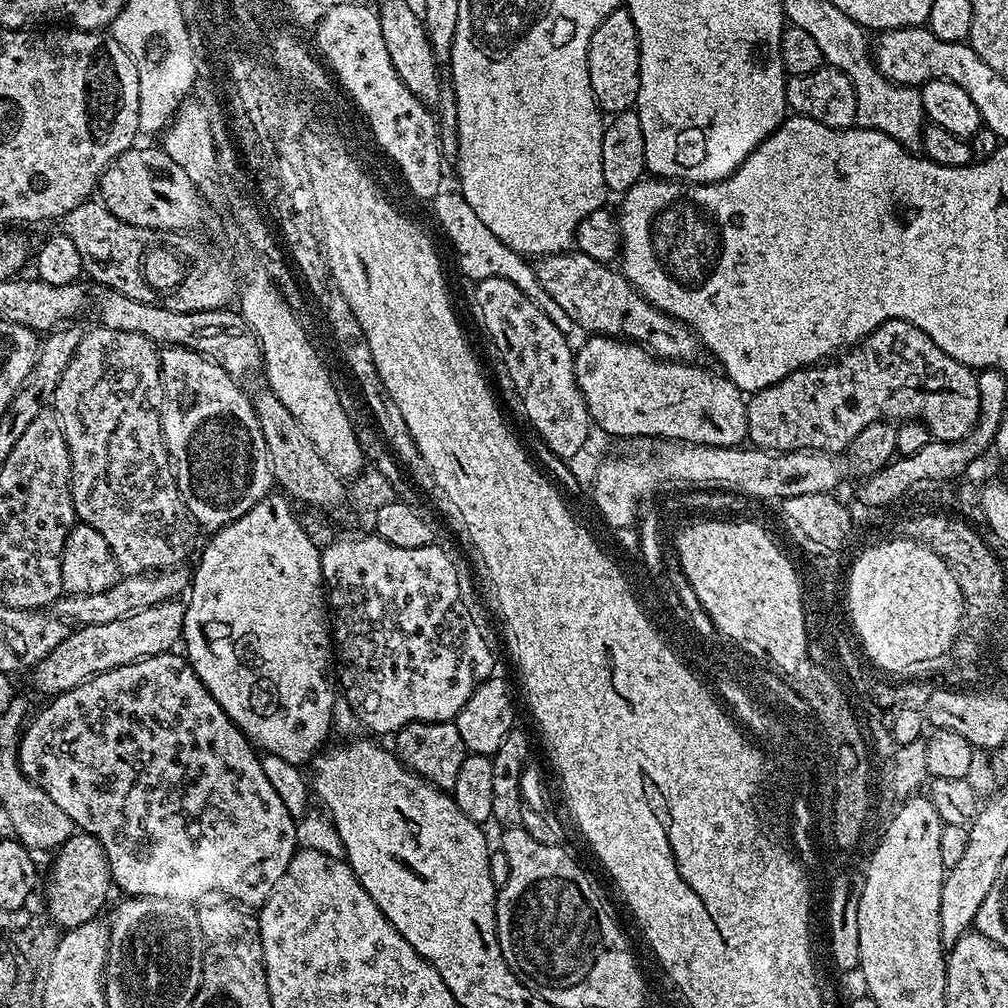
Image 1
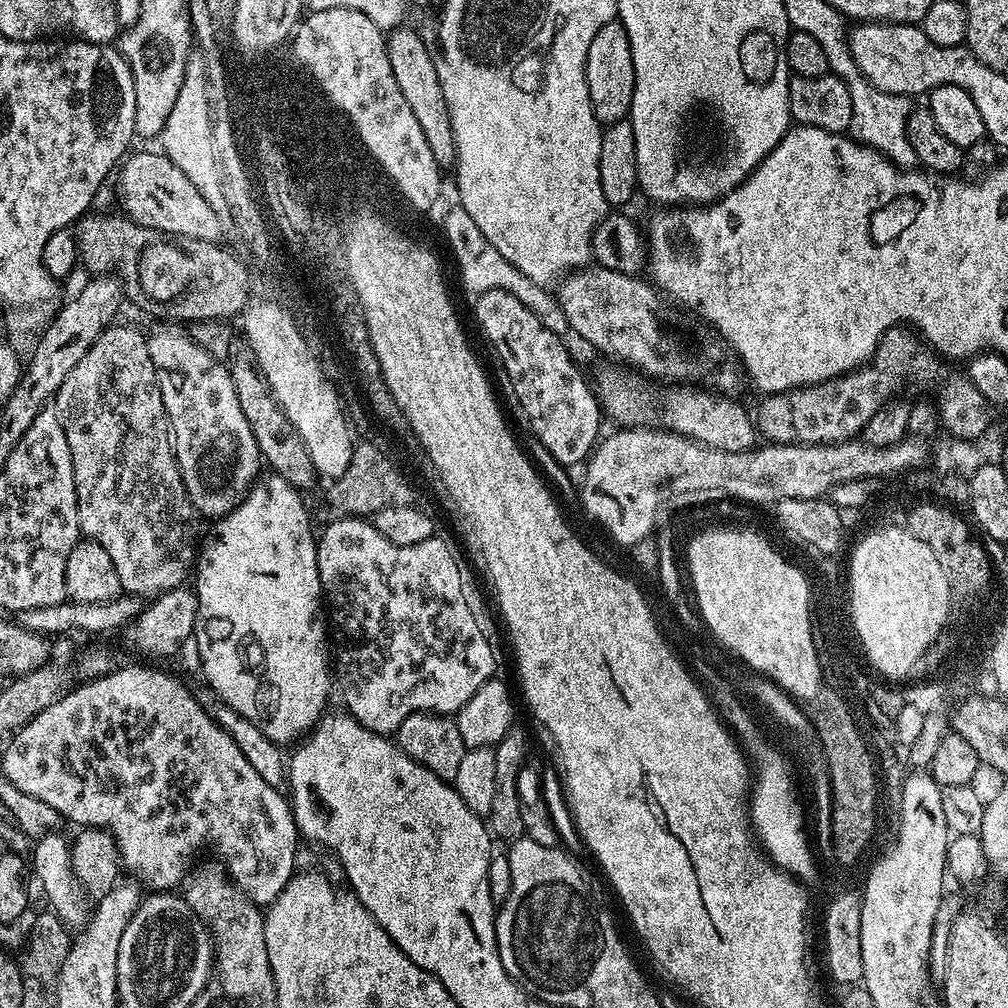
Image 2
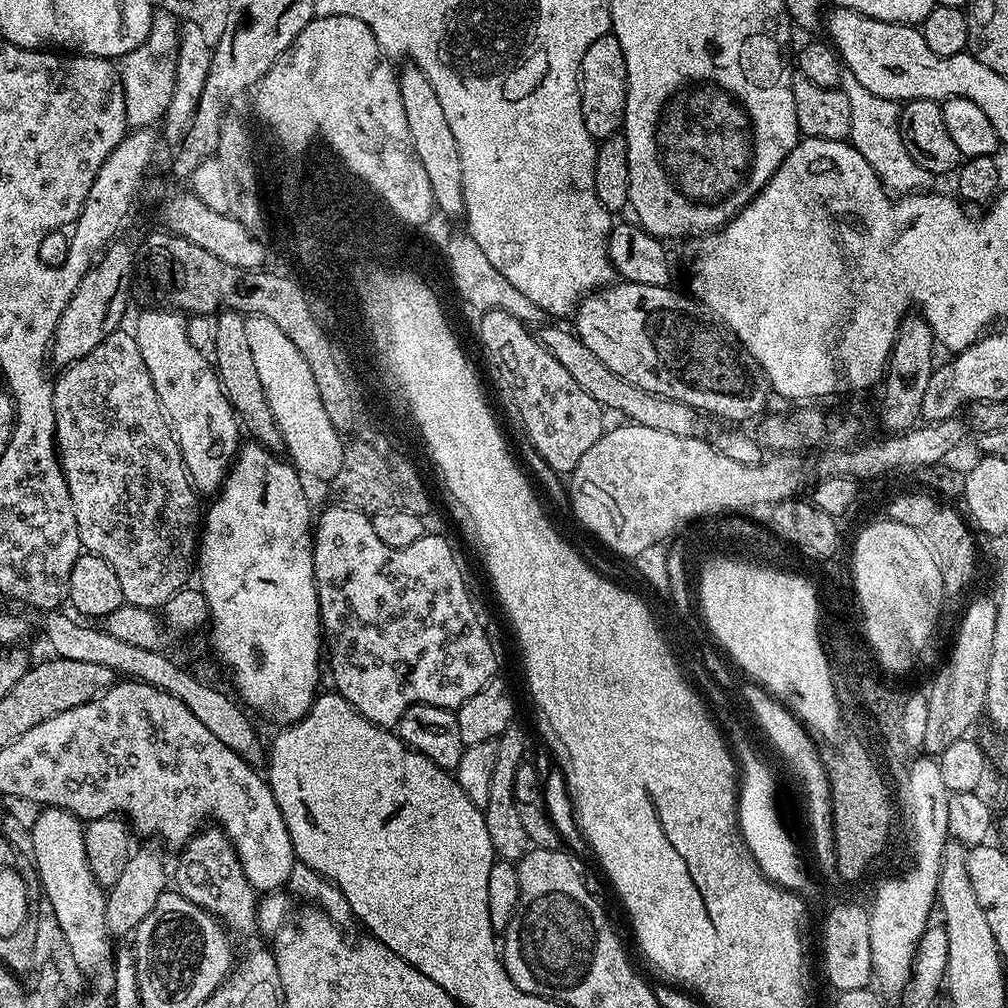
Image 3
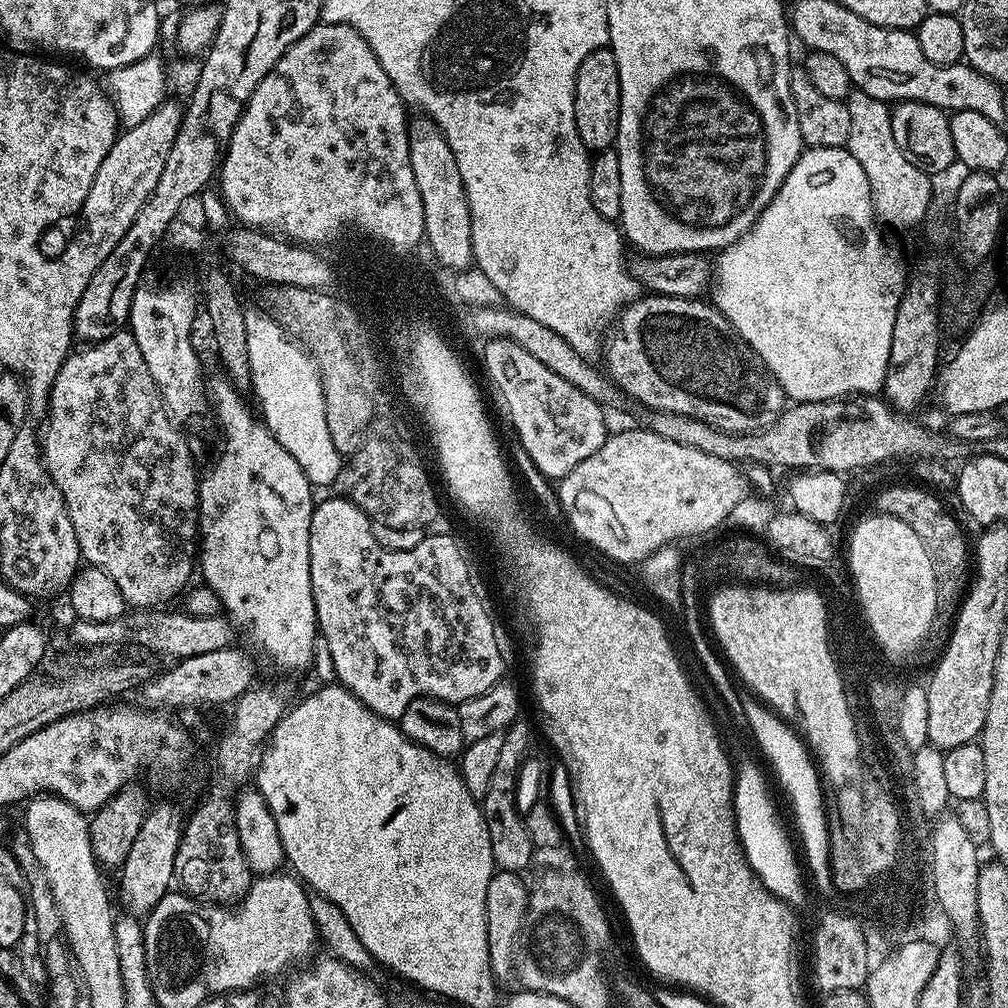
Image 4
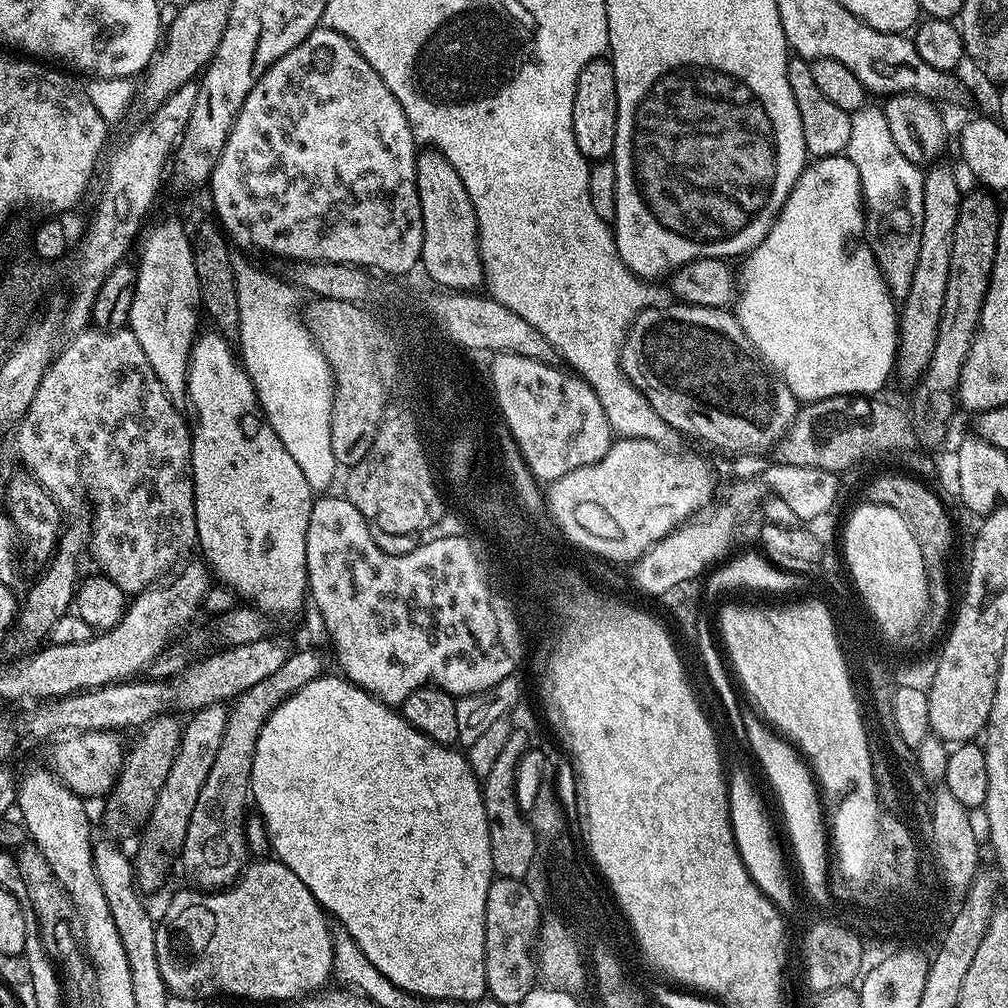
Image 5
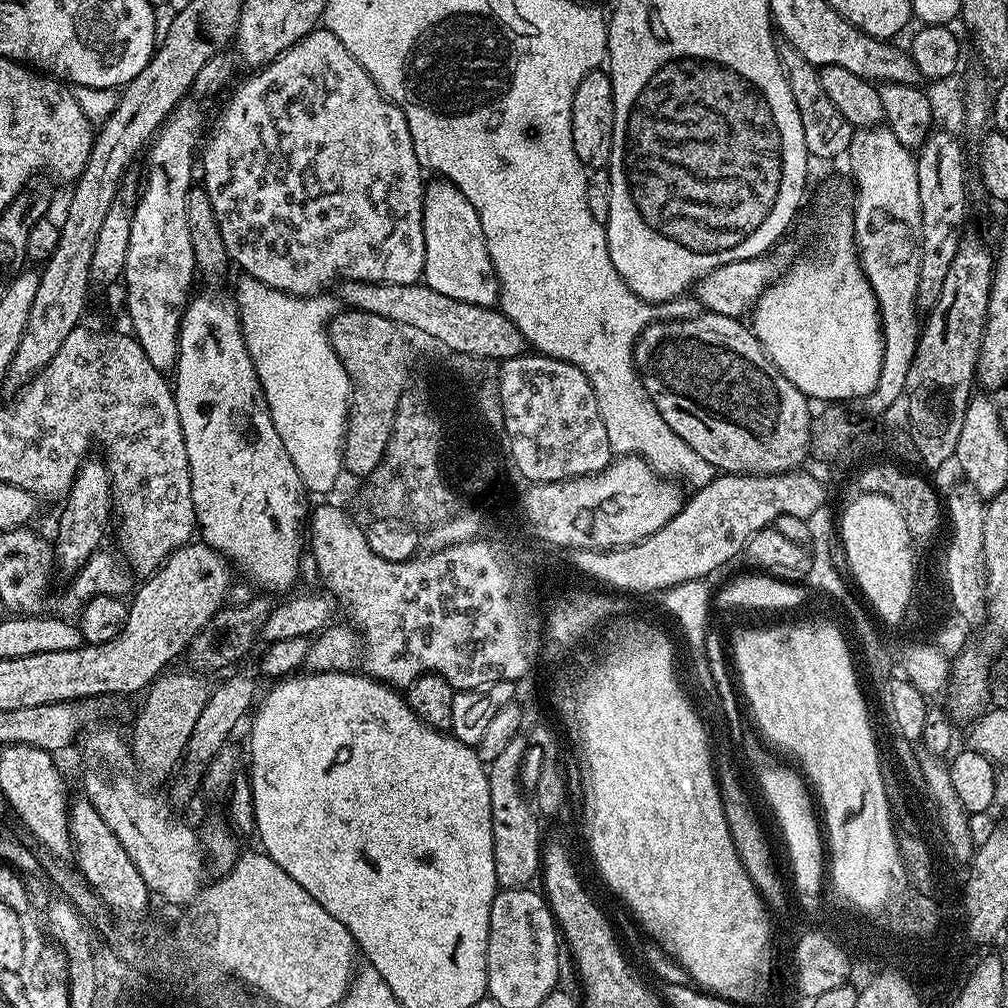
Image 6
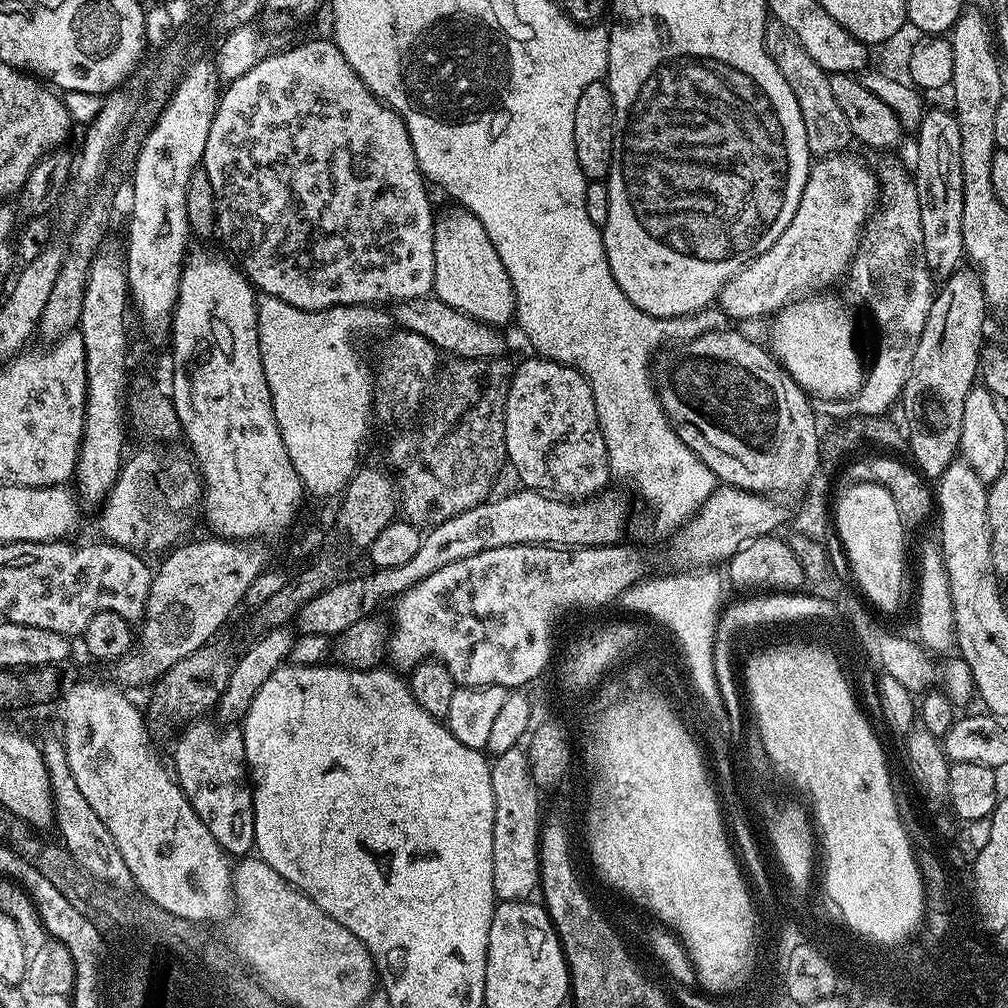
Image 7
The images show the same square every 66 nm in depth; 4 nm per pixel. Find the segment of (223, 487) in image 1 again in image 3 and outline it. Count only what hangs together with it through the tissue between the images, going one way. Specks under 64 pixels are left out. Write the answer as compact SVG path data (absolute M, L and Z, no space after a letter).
M159 306L149 309L137 318L134 327L138 350L142 350L142 362L146 362L146 370L150 370L160 405L180 443L184 468L192 487L200 494L215 494L224 485L236 453L242 447L241 423L224 393L213 361L192 345L188 324L184 321L187 319L175 310Z

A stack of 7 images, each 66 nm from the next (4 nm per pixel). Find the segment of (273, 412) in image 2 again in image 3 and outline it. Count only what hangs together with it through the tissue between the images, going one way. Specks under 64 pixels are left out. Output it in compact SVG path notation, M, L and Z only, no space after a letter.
M225 309L224 311L221 311L217 315L217 322L216 322L216 328L214 330L214 354L212 353L212 360L214 363L214 367L217 371L217 376L221 380L221 384L224 388L224 393L228 396L228 401L231 402L231 406L236 411L237 419L241 423L241 427L248 433L248 431L253 435L251 436L258 444L260 444L261 447L268 449L269 451L281 451L283 449L283 440L281 438L281 432L278 430L277 423L274 422L274 416L272 415L270 411L269 402L266 400L266 394L262 387L262 382L259 381L259 375L258 375L258 369L255 367L255 361L254 361L254 354L251 353L251 347L250 347L250 340L249 335L246 333L246 318L238 312L233 311L232 309Z

